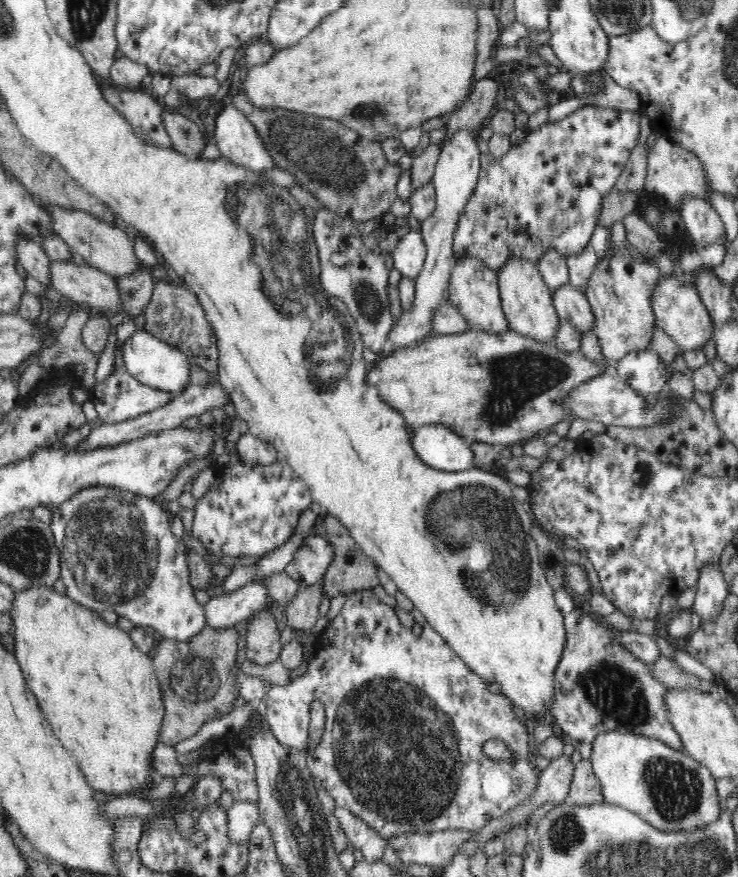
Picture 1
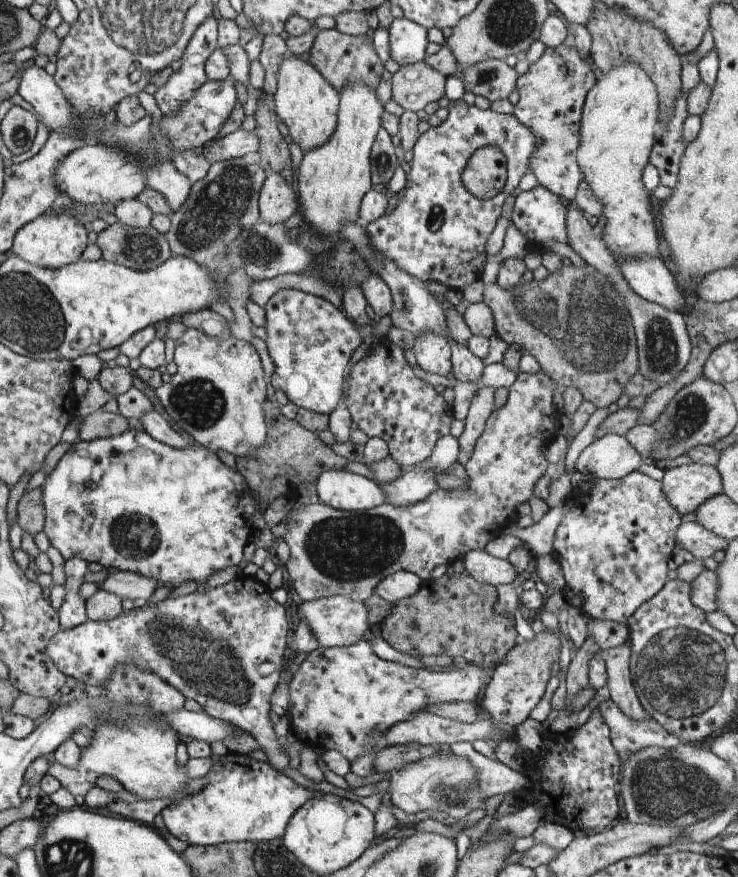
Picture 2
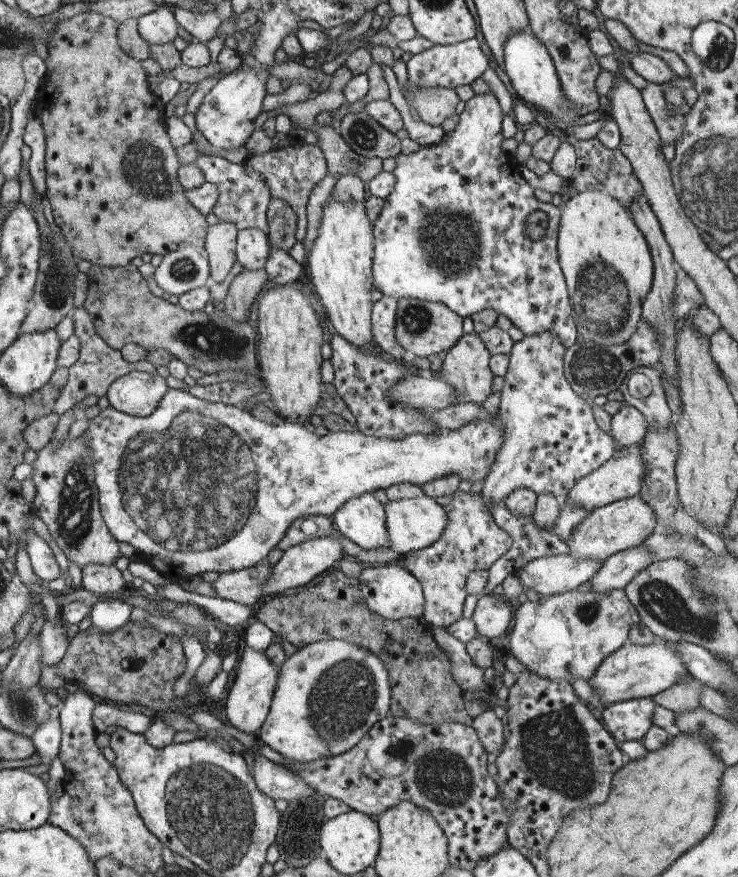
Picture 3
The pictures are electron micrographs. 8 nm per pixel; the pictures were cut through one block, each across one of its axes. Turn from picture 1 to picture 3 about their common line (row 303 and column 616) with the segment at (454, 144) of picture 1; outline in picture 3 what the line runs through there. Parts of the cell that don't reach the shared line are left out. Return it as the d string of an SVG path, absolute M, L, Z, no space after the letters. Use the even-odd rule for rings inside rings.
M625 401L622 408L611 417L611 436L622 447L632 447L643 442L647 430L646 418L634 406Z

